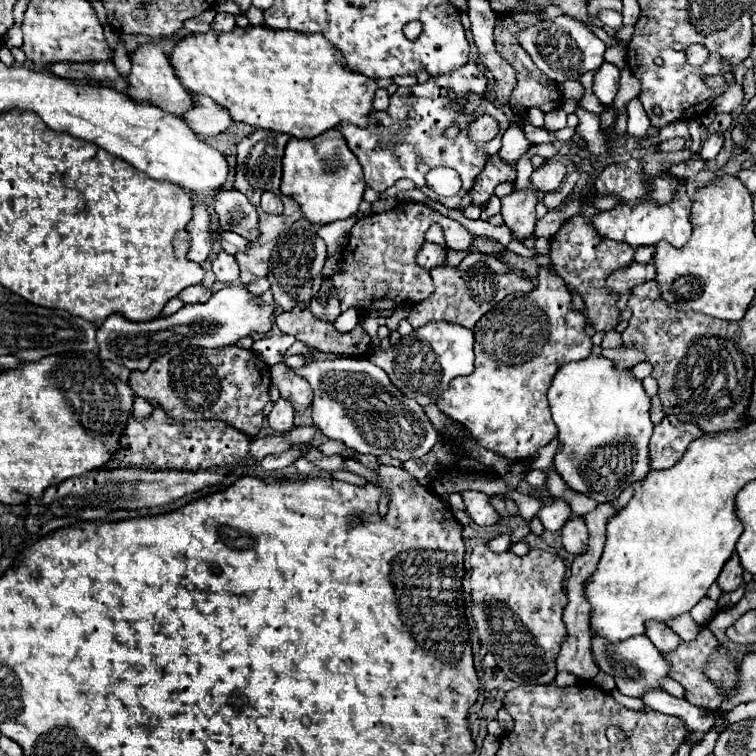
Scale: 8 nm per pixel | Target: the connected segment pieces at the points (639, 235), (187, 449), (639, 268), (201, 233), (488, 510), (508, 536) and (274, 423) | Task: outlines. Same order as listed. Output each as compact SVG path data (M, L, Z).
M682 185L682 187L676 189L676 197L672 197L672 201L666 203L666 205L652 203L650 197L644 197L644 199L640 199L636 203L620 203L612 211L598 211L592 217L592 223L594 223L596 231L602 237L628 243L632 247L654 245L658 241L668 241L674 247L682 247L690 239L690 233L692 233L692 227L690 227L690 203L692 201L686 195L686 187Z
M154 407L154 413L146 421L130 419L124 435L120 437L122 449L110 459L108 469L116 469L120 465L134 467L184 467L188 471L220 465L220 463L236 463L244 451L248 451L250 443L236 431L228 427L228 423L208 421L208 423L172 423L172 419L164 417L160 407Z
M634 261L628 267L622 267L620 271L614 271L608 277L608 289L622 295L622 291L628 291L640 283L646 283L646 281L654 279L654 275L656 275L656 271L654 271L652 263L640 265Z
M198 203L194 207L194 217L188 223L188 233L190 233L188 259L194 263L204 263L208 259L212 243L214 243L214 233L210 231L210 215L208 215L204 203Z
M464 491L462 497L464 497L464 503L466 503L466 513L470 513L470 517L472 517L472 521L476 525L490 527L490 525L496 525L498 523L500 515L490 505L490 497L486 493Z
M512 532L500 533L500 535L496 535L496 537L488 543L488 547L490 547L492 551L496 551L496 553L502 553L502 551L508 551L508 549L510 549L512 539Z
M278 399L274 403L274 409L268 415L268 425L280 433L286 433L294 427L294 411L286 399Z

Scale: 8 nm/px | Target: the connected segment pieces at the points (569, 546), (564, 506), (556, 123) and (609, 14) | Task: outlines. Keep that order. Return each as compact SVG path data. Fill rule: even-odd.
M574 517L562 529L562 543L570 555L582 555L588 551L588 529L582 517Z
M552 499L546 505L540 507L538 519L542 521L544 529L548 531L560 531L564 523L570 519L570 505L564 499Z
M558 107L556 111L544 115L544 125L542 125L546 131L558 131L558 129L564 129L566 127L566 111L562 107Z
M604 9L604 11L600 11L598 19L600 19L604 25L612 27L614 31L618 31L618 29L622 27L622 15L620 15L620 13L616 13L616 11L610 11L610 9Z

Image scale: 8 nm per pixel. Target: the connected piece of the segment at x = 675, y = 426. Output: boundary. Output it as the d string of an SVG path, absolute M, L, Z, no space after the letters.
M666 415L660 425L654 427L650 439L650 469L660 471L672 467L686 451L686 447L702 437L704 431L696 423L682 423L676 415Z

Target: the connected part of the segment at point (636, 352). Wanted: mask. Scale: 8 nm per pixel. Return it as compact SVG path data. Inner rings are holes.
M620 345L616 349L604 349L602 355L608 357L610 361L616 361L618 367L634 367L640 361L646 361L646 355L634 345Z

